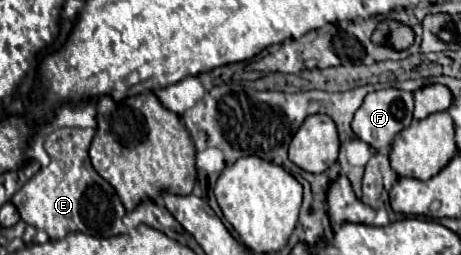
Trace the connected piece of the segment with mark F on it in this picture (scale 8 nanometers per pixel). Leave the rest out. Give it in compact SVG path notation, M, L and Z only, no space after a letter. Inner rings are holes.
M398 88L376 90L376 92L370 92L364 98L362 106L356 110L354 122L352 122L352 130L354 130L356 136L360 136L372 148L376 148L376 150L390 150L394 134L398 134L404 126L412 124L412 120L414 120L412 118L412 110L414 110L412 92L398 90Z

